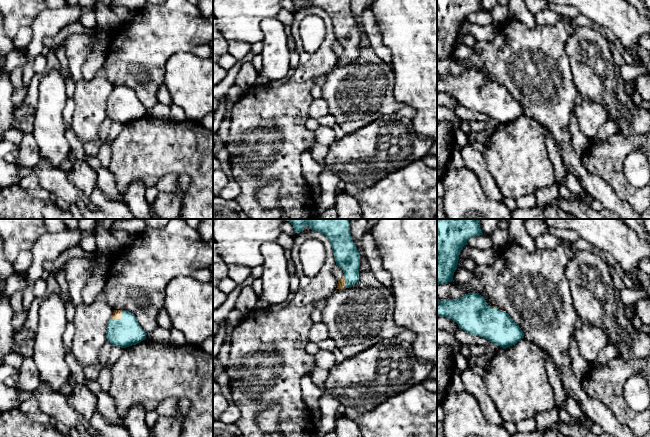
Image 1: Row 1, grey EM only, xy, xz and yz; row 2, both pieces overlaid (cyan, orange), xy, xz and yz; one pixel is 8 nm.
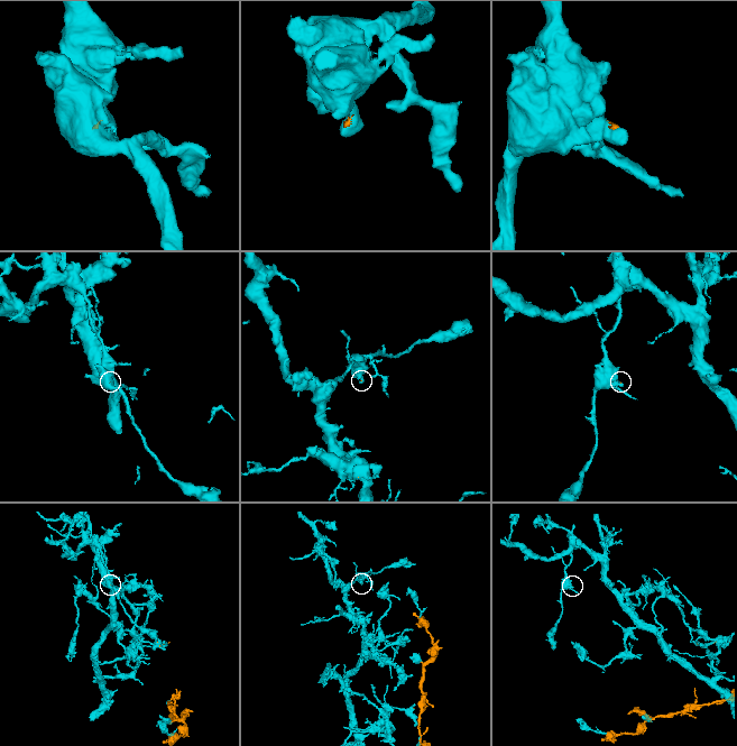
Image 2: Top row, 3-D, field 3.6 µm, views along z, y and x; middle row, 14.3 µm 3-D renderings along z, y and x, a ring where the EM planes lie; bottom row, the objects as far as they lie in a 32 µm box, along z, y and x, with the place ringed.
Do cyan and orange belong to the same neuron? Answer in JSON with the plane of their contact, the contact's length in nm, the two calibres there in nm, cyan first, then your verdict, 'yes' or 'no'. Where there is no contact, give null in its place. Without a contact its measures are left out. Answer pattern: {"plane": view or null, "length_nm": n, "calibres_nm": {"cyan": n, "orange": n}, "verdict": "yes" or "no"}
{"plane": "xy", "length_nm": 130, "calibres_nm": {"cyan": 240, "orange": 80}, "verdict": "yes"}

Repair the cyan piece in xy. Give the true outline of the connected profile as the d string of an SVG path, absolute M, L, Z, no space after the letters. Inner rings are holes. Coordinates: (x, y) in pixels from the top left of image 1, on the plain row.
M114 86L107 99L107 117L121 124L140 119L146 115L146 111L135 91L129 87Z

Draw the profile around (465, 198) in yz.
M447 168L442 178L445 195L442 205L448 219L513 219L503 202L491 200L485 193L479 177L471 169Z

